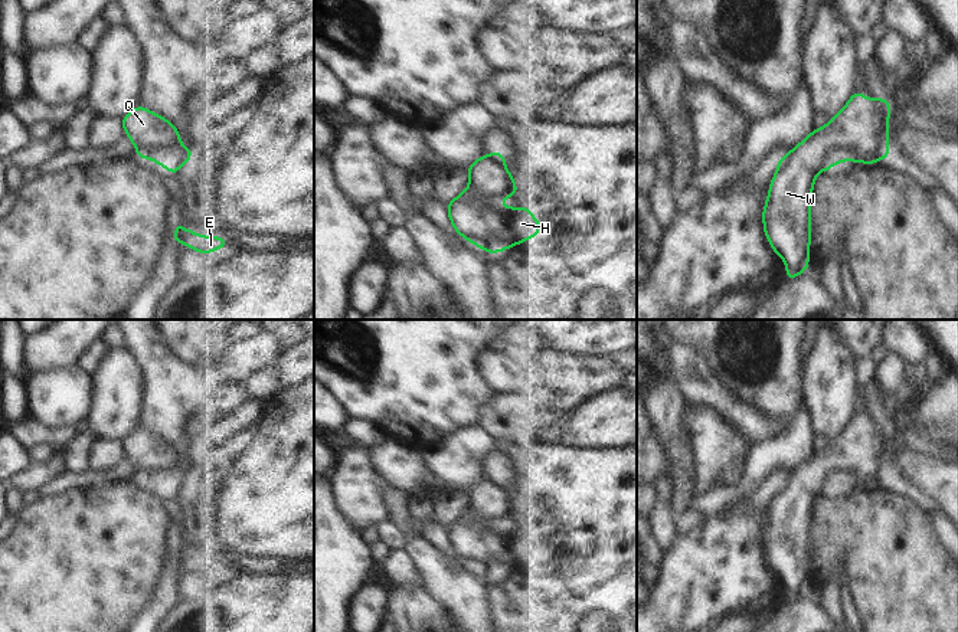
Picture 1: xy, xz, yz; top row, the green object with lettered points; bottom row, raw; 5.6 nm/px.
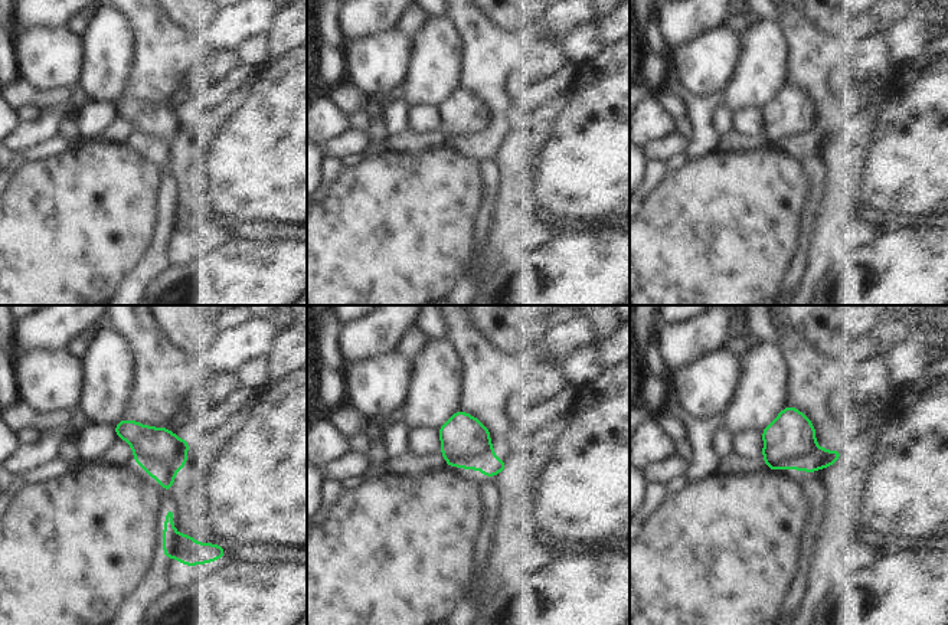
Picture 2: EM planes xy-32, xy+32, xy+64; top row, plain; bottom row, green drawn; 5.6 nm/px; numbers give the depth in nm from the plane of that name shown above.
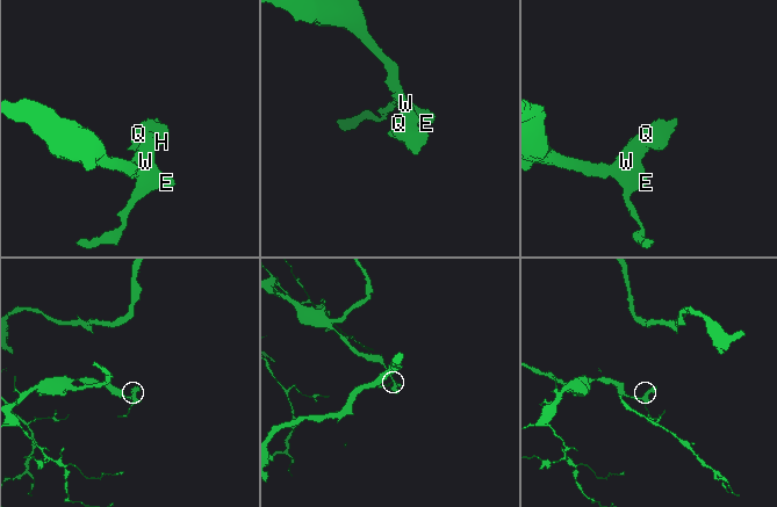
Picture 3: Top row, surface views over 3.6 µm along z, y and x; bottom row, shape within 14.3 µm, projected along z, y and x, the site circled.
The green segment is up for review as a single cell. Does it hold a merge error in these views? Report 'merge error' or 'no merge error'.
no merge error

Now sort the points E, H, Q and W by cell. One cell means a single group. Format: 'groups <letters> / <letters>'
groups E H Q W

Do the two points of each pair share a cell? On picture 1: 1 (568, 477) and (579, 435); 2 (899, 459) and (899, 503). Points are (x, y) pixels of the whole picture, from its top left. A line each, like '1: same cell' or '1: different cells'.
1: different cells
2: different cells

